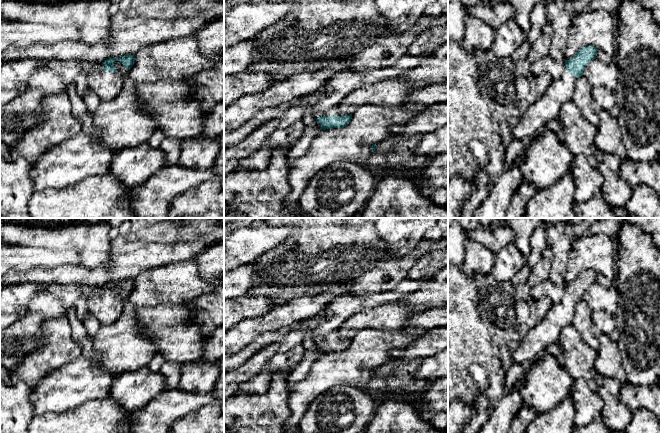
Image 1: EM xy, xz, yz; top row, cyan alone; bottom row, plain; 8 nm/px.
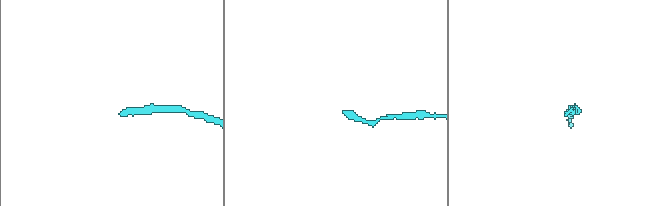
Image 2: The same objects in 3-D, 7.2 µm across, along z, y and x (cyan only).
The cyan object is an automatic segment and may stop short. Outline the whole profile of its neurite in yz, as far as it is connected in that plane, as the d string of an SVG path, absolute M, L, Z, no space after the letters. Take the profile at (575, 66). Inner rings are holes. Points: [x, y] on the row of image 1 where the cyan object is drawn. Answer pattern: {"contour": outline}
{"contour": "M594 46L582 47L572 59L566 60L567 71L559 79L553 80L546 93L525 111L512 130L513 139L532 136L540 127L558 118L561 106L572 99L576 80L583 75L585 67L596 57L597 51L598 49Z"}

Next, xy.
{"contour": "M124 55L119 58L109 58L102 62L104 71L88 75L88 89L96 93L101 102L114 99L123 87L123 78L116 73L114 63L120 61L126 69L130 69L135 62L134 55Z"}

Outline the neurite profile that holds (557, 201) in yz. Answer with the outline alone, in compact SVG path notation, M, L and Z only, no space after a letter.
M570 173L530 199L525 218L578 218L574 213L574 180Z

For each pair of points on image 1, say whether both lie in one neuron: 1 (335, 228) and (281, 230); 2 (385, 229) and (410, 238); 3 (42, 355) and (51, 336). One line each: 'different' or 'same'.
1: different
2: same
3: same

